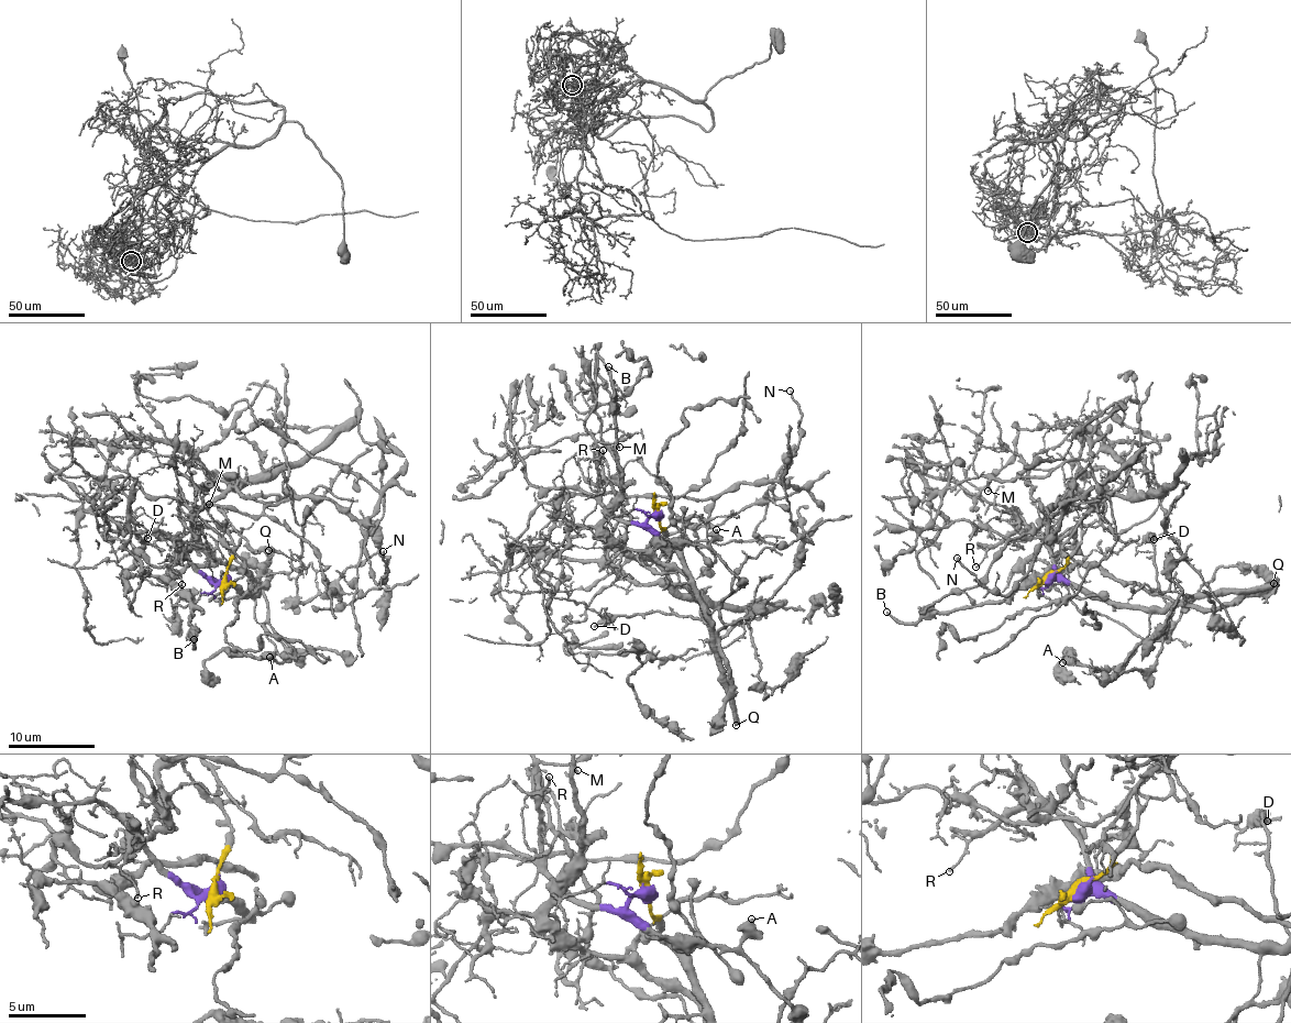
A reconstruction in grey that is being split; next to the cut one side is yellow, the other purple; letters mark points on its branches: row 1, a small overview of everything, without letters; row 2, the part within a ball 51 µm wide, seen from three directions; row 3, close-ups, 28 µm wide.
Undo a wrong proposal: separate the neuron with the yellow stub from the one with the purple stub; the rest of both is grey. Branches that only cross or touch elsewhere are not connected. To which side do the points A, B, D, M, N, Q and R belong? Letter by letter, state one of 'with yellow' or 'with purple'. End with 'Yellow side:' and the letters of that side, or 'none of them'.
A: with purple
B: with purple
D: with purple
M: with yellow
N: with yellow
Q: with purple
R: with purple
Yellow side: M, N

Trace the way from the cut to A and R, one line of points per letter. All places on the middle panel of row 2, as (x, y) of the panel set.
A: (657, 512), (647, 524), (669, 545), (695, 598), (710, 613), (731, 592), (737, 575), (710, 546), (717, 530)
R: (657, 512), (644, 521), (621, 521), (602, 502), (600, 471), (594, 461), (603, 450)

